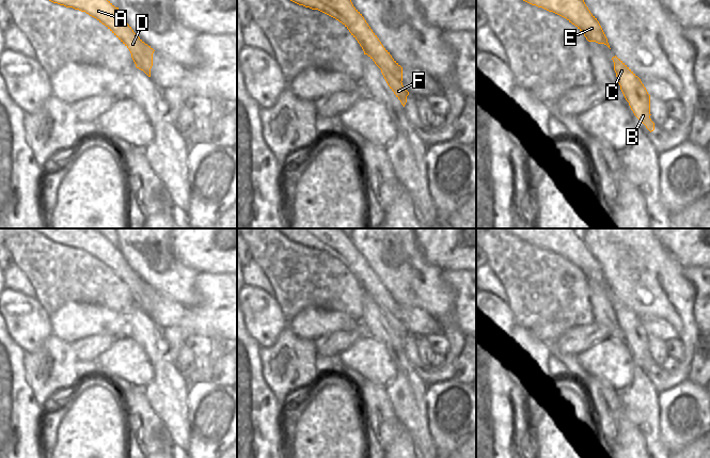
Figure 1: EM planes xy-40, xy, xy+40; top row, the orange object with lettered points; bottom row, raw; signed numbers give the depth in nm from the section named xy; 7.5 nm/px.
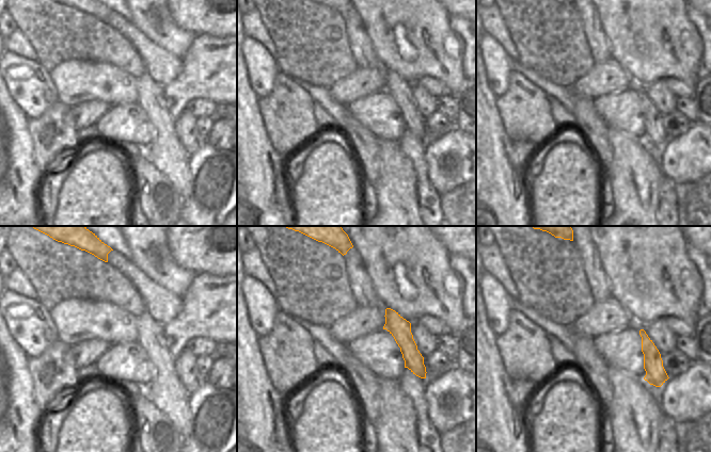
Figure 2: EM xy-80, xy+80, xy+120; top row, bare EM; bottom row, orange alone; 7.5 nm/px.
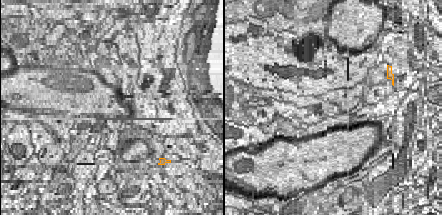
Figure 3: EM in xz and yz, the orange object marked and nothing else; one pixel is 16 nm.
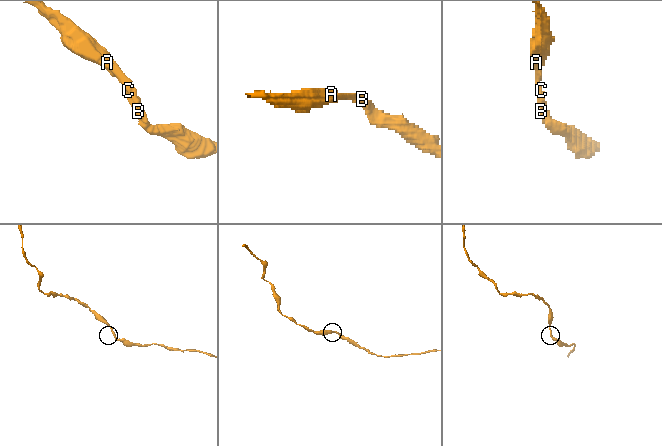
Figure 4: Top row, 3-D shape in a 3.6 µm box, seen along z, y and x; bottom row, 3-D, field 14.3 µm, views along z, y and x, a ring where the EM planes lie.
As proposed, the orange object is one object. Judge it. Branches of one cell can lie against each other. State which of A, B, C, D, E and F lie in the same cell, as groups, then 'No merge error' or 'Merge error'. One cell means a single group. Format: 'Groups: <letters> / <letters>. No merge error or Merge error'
Groups: A B C D E F. No merge error

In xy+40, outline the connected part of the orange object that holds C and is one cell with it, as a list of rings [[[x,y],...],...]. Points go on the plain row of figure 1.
[[[615,295],[612,299],[620,329],[631,349],[650,372],[653,370],[654,362],[650,358],[650,334],[646,327],[620,298]]]

